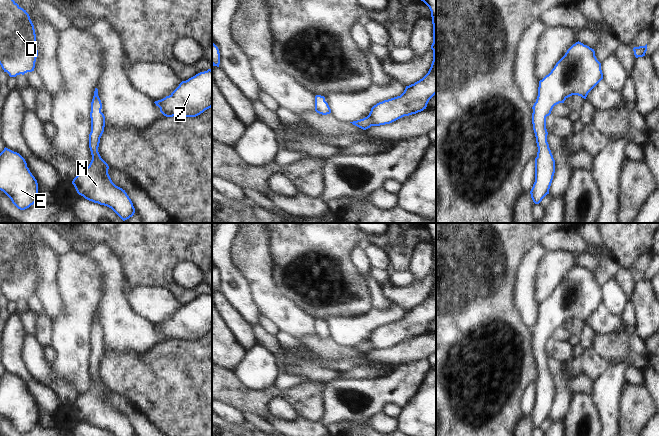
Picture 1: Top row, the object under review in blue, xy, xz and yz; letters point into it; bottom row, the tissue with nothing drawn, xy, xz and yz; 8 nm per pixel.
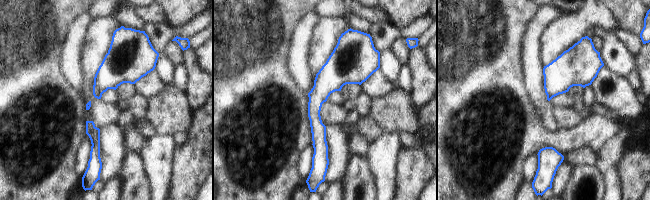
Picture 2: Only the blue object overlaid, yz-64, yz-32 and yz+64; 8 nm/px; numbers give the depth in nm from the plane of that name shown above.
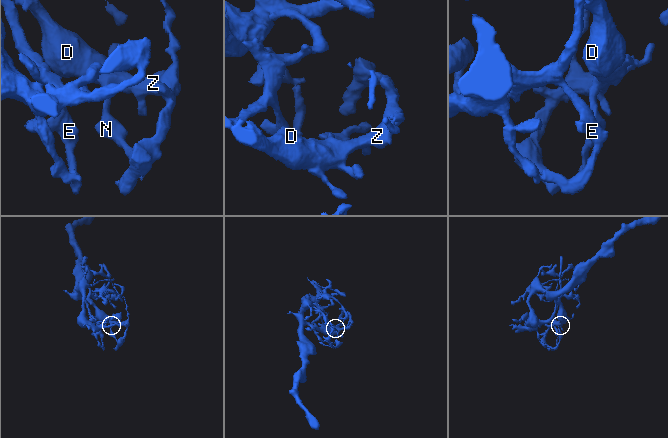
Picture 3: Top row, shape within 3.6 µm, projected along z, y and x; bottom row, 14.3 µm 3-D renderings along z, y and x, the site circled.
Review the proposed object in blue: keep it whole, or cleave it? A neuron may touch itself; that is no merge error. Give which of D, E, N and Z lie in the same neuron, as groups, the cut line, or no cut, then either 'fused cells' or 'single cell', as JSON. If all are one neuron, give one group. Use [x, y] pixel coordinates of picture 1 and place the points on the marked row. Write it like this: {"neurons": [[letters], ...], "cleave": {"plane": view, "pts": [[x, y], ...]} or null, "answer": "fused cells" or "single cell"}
{"neurons": [["D", "E", "N", "Z"]], "cleave": null, "answer": "single cell"}

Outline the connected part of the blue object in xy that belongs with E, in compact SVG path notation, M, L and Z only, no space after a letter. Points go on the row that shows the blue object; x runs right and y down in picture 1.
M6 147L0 153L0 190L20 210L38 201L38 183L25 159Z

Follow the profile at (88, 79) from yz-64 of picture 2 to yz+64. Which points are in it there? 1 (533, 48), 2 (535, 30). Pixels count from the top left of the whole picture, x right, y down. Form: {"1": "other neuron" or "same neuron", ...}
{"1": "other neuron", "2": "other neuron"}

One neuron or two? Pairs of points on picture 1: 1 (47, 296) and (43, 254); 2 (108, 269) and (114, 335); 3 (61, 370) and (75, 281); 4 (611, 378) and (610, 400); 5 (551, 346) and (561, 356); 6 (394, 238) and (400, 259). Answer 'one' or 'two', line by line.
1: one
2: one
3: one
4: one
5: one
6: one

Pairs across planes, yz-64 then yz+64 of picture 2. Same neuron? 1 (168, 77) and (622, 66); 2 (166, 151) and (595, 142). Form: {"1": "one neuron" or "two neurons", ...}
{"1": "one neuron", "2": "two neurons"}

